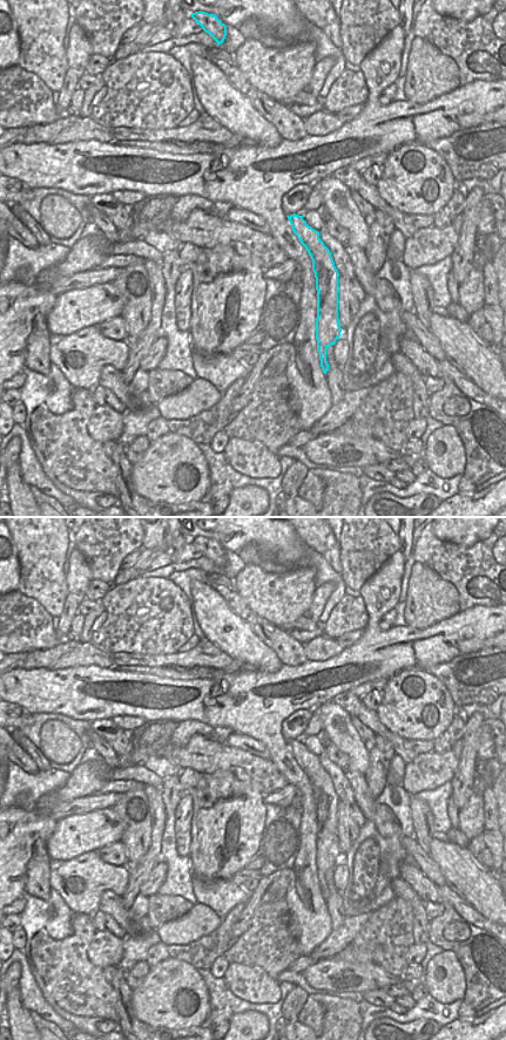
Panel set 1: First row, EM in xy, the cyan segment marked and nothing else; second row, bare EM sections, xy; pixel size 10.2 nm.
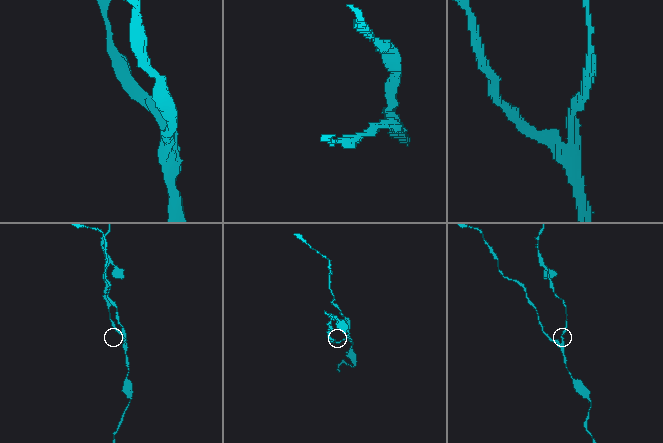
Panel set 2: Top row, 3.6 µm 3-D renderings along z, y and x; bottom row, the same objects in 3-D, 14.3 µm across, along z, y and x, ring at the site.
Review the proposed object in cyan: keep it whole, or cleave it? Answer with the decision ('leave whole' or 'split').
split

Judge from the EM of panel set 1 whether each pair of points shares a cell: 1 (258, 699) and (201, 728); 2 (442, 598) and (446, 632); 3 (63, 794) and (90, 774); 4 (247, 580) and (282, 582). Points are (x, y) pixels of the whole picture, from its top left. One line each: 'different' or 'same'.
1: different
2: different
3: same
4: same

